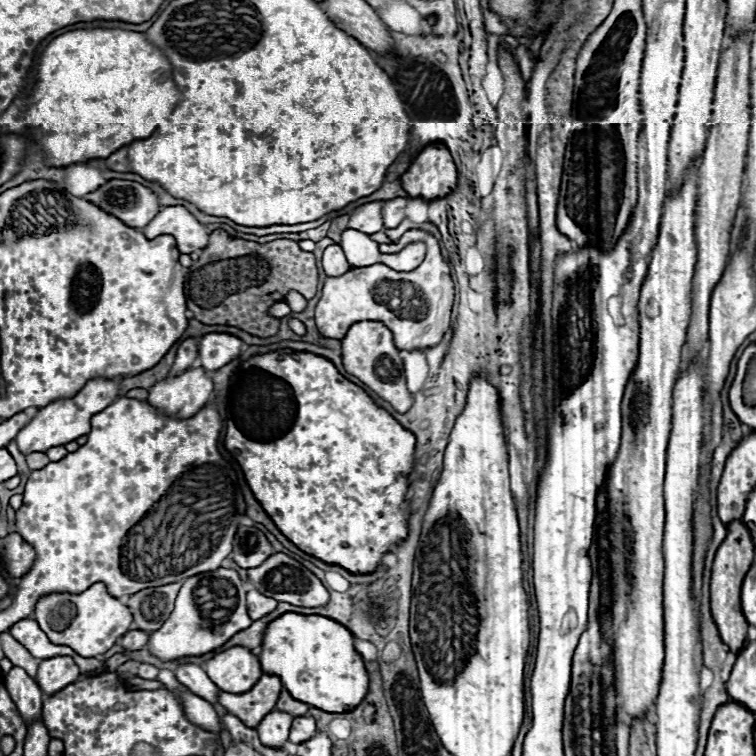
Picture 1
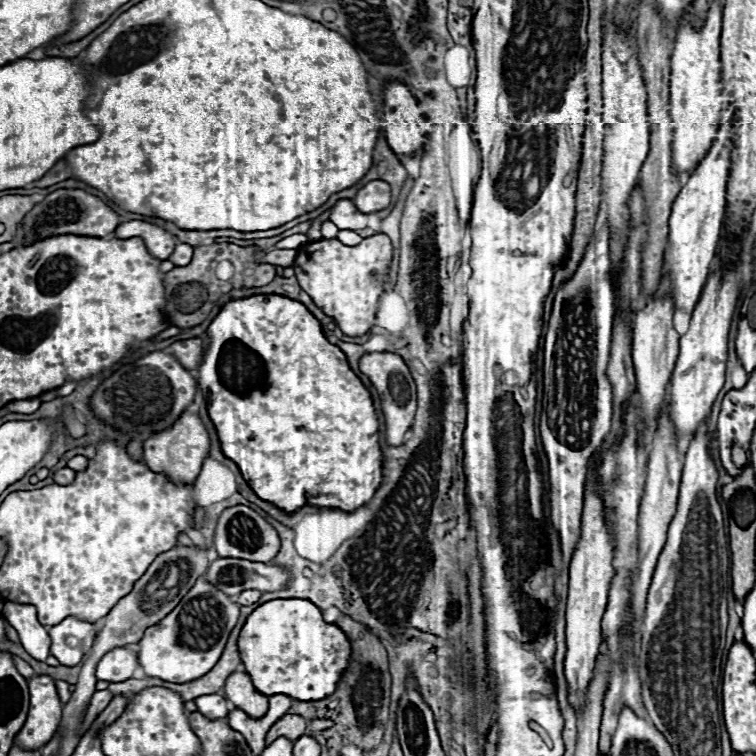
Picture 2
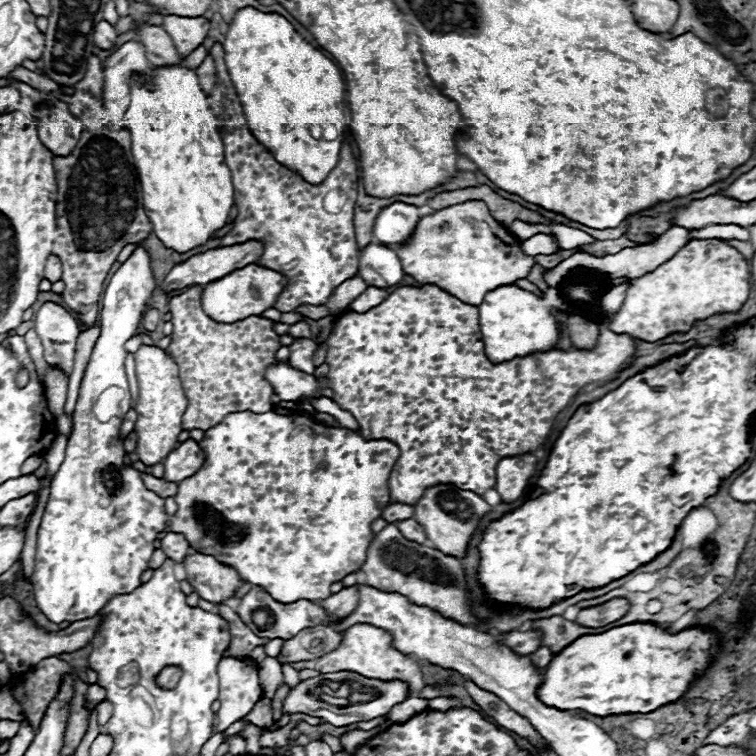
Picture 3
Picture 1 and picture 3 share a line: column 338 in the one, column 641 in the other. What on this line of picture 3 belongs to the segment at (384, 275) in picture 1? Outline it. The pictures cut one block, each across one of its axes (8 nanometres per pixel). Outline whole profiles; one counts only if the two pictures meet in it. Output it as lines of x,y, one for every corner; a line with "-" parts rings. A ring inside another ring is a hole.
694,240
656,270
632,280
620,310
610,318
610,330
656,342
676,332
688,332
698,320
738,312
750,294
750,264
722,240

